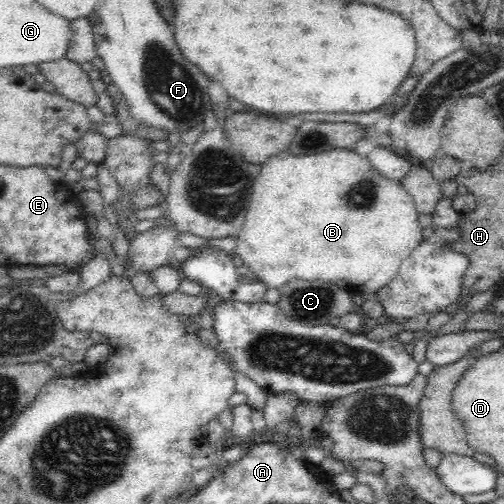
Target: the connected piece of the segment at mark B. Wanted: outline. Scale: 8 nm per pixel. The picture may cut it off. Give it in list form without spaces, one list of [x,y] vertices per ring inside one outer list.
[[[330,150],[324,154],[310,154],[310,156],[274,156],[268,157],[260,166],[260,176],[254,180],[252,202],[247,206],[247,215],[244,226],[237,236],[237,245],[234,251],[243,260],[243,270],[254,272],[258,281],[262,281],[267,288],[281,289],[287,282],[294,279],[303,281],[321,280],[334,284],[349,292],[351,295],[361,294],[367,296],[370,292],[377,292],[387,282],[390,282],[398,272],[402,261],[420,244],[422,227],[418,223],[421,215],[407,190],[401,186],[400,181],[392,181],[378,173],[367,157],[361,157],[350,150]]]

